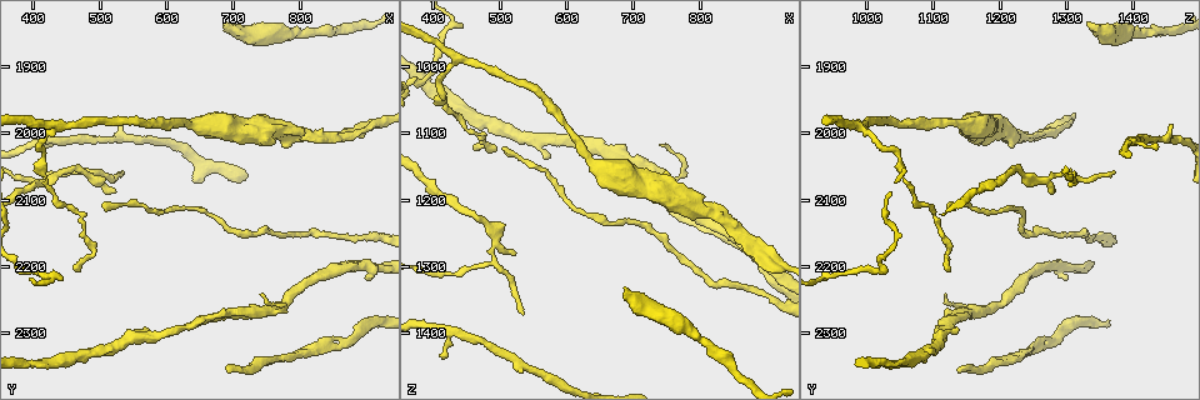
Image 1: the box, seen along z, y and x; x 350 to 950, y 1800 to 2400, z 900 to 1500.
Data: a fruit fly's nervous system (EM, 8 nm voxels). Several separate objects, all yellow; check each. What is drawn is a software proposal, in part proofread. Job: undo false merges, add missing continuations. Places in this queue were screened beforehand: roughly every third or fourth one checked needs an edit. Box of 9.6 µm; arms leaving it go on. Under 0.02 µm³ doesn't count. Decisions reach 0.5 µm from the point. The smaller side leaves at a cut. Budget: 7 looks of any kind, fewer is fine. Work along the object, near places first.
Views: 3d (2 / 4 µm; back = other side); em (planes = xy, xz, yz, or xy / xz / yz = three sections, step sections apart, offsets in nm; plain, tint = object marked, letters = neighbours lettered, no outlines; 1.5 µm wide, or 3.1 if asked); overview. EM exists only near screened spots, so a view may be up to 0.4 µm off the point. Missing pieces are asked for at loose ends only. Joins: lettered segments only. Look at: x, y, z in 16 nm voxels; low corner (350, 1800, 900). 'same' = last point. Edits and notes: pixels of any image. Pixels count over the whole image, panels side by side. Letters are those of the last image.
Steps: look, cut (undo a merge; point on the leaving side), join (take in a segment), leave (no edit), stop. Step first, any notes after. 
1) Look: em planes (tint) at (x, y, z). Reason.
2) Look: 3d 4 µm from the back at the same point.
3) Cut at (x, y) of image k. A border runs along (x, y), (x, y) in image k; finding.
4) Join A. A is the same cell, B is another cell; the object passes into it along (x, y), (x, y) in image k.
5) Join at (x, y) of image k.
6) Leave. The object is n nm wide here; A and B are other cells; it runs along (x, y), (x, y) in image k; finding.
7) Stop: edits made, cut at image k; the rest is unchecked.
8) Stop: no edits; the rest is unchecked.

Look: 3d 2 µm from the back at (410, 2020, 1435). An open end.

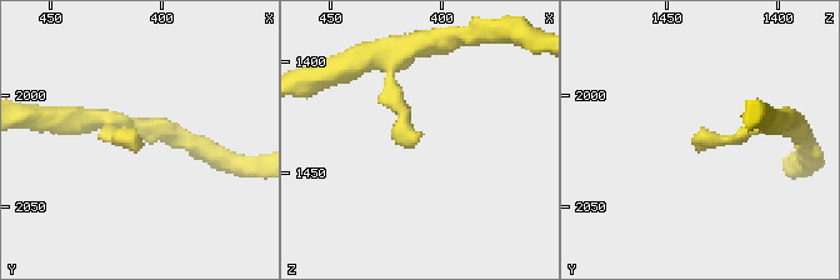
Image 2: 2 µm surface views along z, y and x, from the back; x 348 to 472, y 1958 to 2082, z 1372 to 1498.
Look: em xy step 4 (tint) at (408, 2023, 1431). Now the EM.

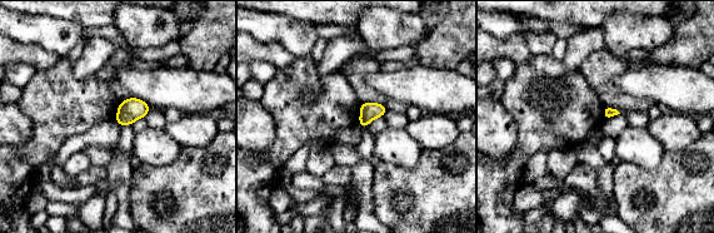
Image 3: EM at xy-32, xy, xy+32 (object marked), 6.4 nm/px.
Look: em planes (letters) at the same point.

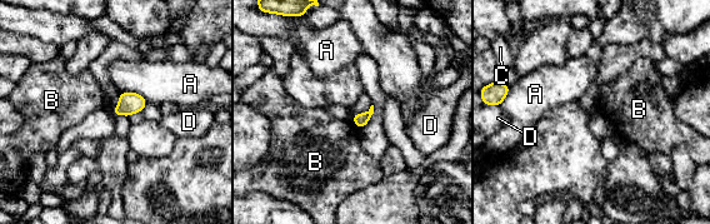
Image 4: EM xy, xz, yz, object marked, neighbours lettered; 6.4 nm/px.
Leave. A, B, C and D are other cells; a border runs along (353, 123), (358, 128) in image 4; no lettered segment goes on from it.

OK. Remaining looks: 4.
Look: 3d 2 µm at (465, 2205, 1125). Tapers out.

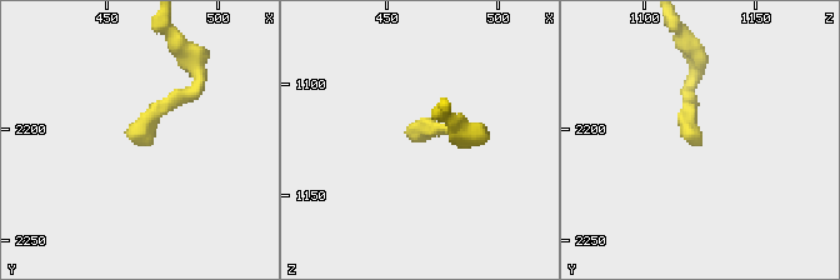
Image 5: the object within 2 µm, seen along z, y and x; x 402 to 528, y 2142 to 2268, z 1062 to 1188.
Look: em planes (letters) at (466, 2207, 1127).

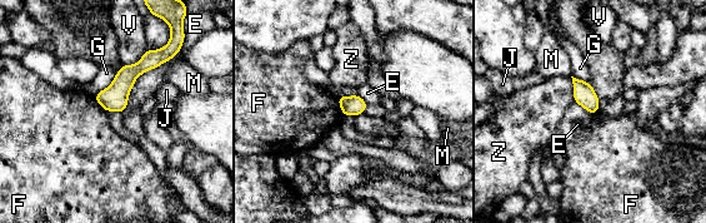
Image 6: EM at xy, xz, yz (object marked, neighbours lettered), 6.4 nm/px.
Leave. E, F, G, J, M, V and Z are other cells; a border runs along (336, 97), (344, 114) in image 6; no lettered segment goes on from it.

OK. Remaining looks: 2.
Stop: no edits; the rest is unchecked.

